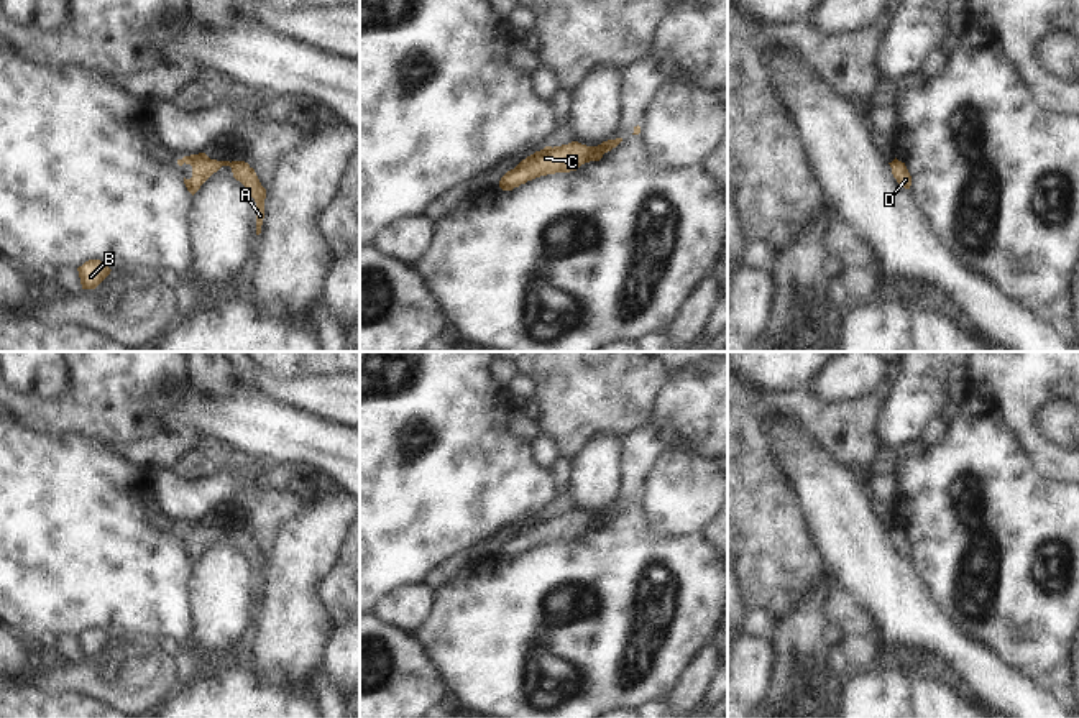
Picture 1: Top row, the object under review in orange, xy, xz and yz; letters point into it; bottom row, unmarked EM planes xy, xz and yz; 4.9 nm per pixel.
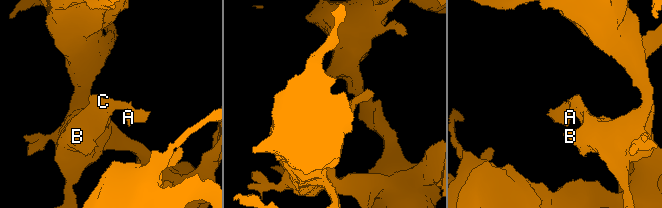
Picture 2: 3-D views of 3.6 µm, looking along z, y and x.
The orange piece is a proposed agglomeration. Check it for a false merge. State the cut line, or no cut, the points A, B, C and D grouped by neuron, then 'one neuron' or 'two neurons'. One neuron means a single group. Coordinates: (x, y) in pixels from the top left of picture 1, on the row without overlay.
no cut | A B C D | one neuron

